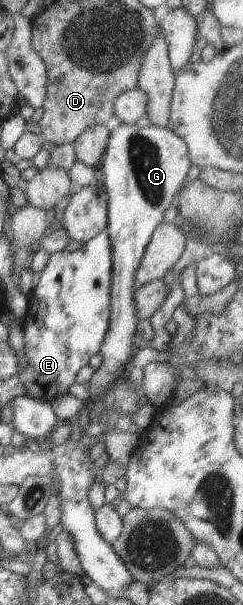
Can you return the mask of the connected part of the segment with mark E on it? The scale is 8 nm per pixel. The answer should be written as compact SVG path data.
M106 230L99 232L74 252L64 250L50 255L37 286L27 294L28 309L22 318L28 366L19 370L18 378L22 380L26 396L46 402L64 396L74 384L76 374L89 364L92 356L99 354L110 324L111 278L112 249Z

